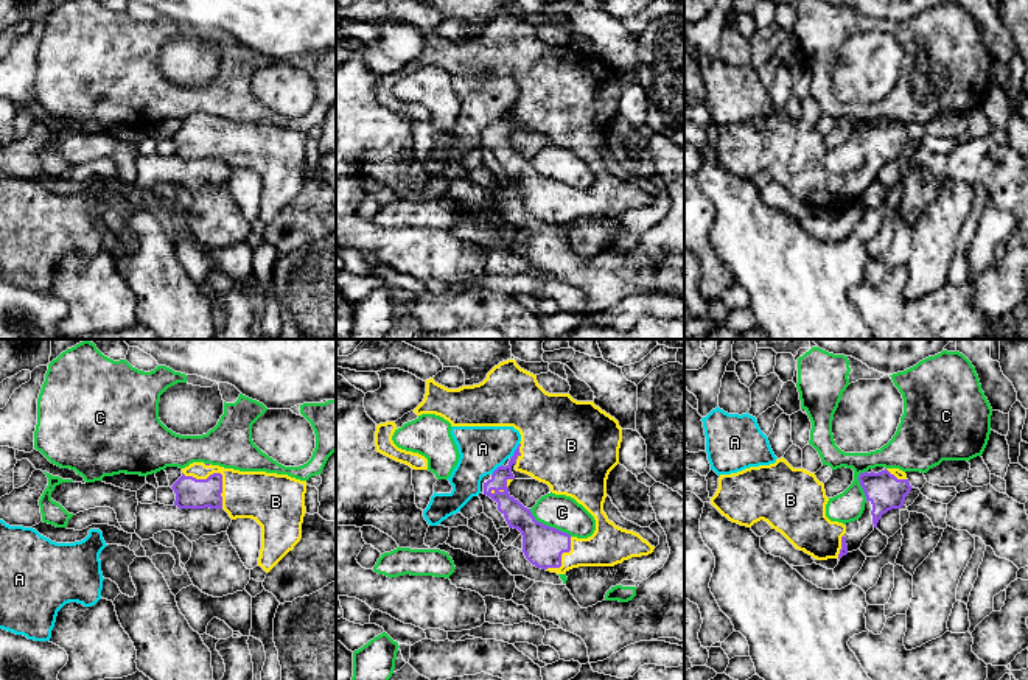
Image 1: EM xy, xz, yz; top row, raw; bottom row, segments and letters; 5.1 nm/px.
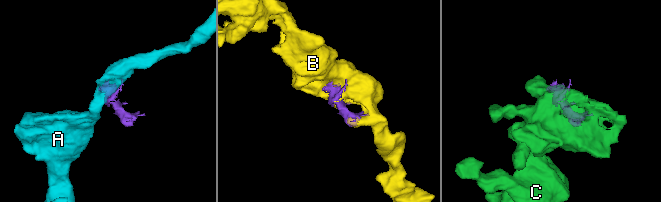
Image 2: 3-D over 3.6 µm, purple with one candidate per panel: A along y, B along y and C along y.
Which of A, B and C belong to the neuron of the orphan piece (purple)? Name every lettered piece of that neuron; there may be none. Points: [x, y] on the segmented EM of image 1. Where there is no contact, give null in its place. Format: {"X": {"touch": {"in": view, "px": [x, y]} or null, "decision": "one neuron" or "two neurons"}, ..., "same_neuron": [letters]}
{"A": {"touch": {"in": "xz", "px": [515, 452]}, "decision": "two neurons"}, "B": {"touch": {"in": "xy", "px": [218, 473]}, "decision": "one neuron"}, "C": {"touch": {"in": "xz", "px": [549, 526]}, "decision": "two neurons"}, "same_neuron": ["B"]}

